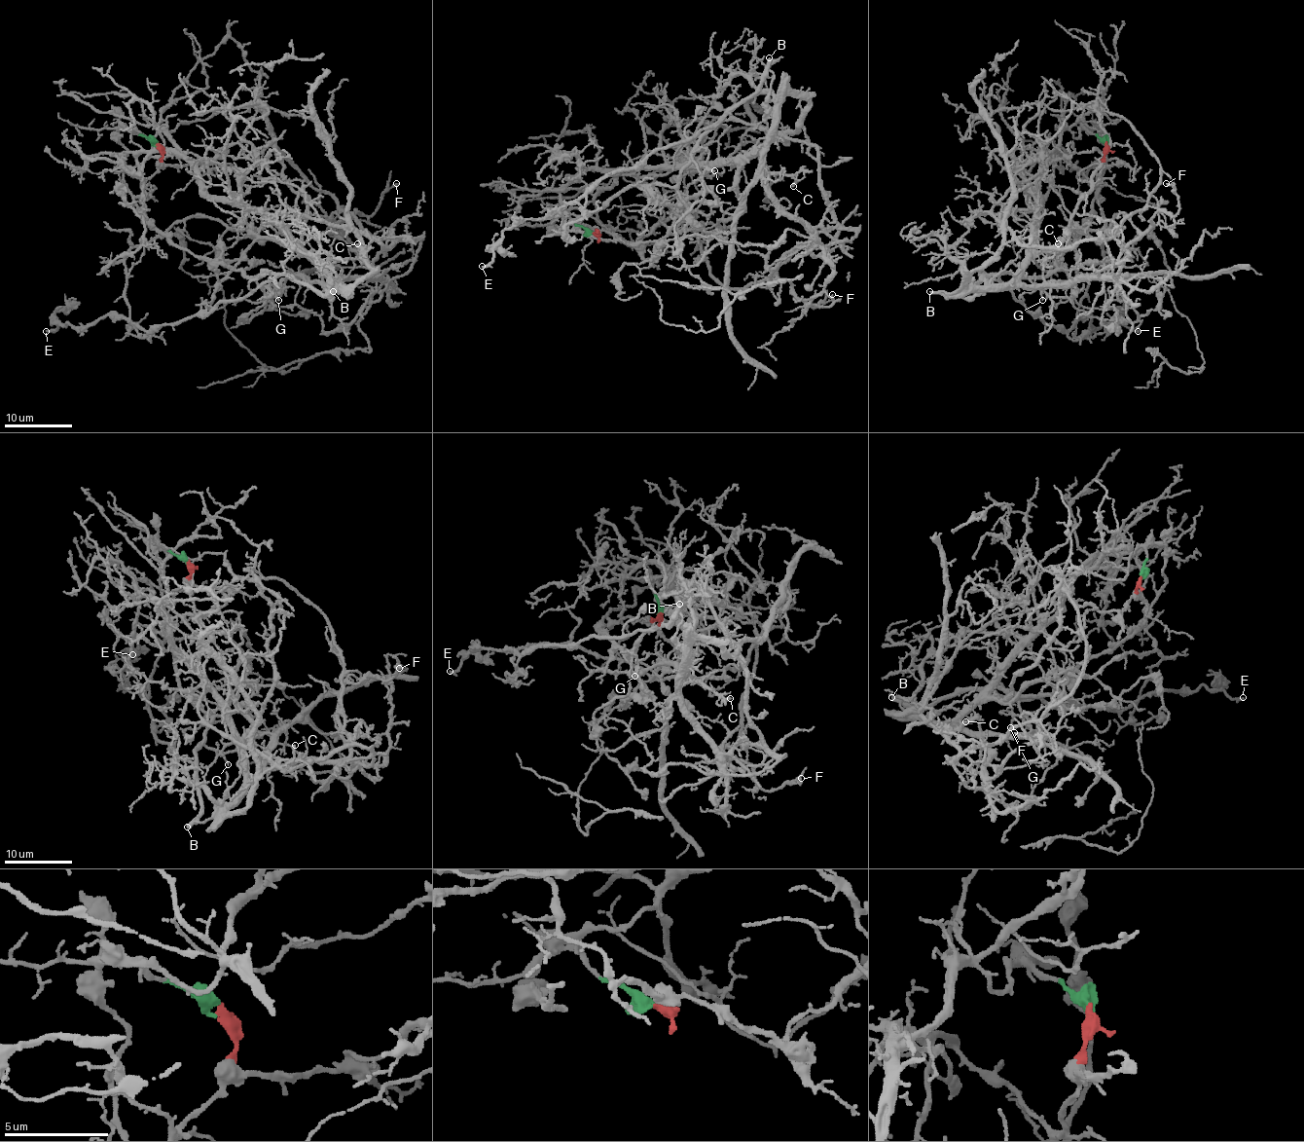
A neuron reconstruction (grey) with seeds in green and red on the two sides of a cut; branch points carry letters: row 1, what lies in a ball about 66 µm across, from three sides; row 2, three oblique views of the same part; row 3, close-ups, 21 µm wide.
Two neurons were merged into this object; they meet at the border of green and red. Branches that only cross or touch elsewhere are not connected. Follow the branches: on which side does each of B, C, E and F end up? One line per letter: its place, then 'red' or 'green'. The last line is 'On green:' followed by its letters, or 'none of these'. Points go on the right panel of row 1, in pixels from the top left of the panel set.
B: at (929, 291); red
C: at (1058, 243); green
E: at (1138, 331); red
F: at (1166, 183); green
On green: C, F

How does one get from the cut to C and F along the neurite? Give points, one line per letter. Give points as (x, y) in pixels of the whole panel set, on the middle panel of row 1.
C: (592, 233), (569, 210), (585, 207), (633, 167), (740, 163), (762, 147), (758, 171), (791, 176), (792, 187)
F: (592, 233), (569, 210), (623, 171), (762, 147), (764, 188), (812, 241), (771, 276), (812, 308), (832, 294)

